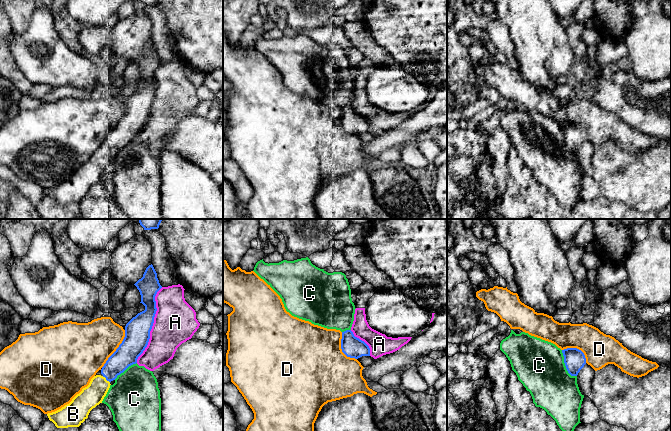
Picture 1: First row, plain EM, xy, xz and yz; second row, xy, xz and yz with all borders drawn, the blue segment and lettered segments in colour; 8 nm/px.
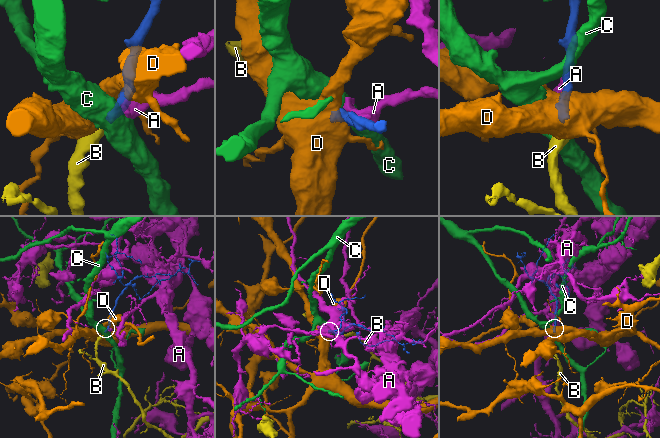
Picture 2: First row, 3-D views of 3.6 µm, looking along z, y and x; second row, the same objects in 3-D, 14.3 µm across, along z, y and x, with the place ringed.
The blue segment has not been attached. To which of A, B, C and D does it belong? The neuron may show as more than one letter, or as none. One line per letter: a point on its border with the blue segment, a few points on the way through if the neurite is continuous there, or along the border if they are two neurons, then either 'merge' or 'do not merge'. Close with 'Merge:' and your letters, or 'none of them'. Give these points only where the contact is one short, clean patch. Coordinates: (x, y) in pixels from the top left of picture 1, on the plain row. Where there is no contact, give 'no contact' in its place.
A: contact xy (152, 101); do not merge
B: contact xy (106, 155); merge
C: contact yz (565, 141); do not merge
D: contact xy (116, 125); do not merge
Merge: B

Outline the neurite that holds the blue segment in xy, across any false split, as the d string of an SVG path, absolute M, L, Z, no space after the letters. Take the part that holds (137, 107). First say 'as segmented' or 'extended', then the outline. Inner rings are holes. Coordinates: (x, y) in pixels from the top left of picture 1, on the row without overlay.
extended | M149 41L141 55L134 60L140 68L145 86L133 93L125 102L125 113L116 127L108 134L101 150L94 152L72 177L47 192L57 204L79 203L90 187L102 179L110 158L129 142L136 140L150 115L150 107L157 87L155 72L162 64L153 41Z

